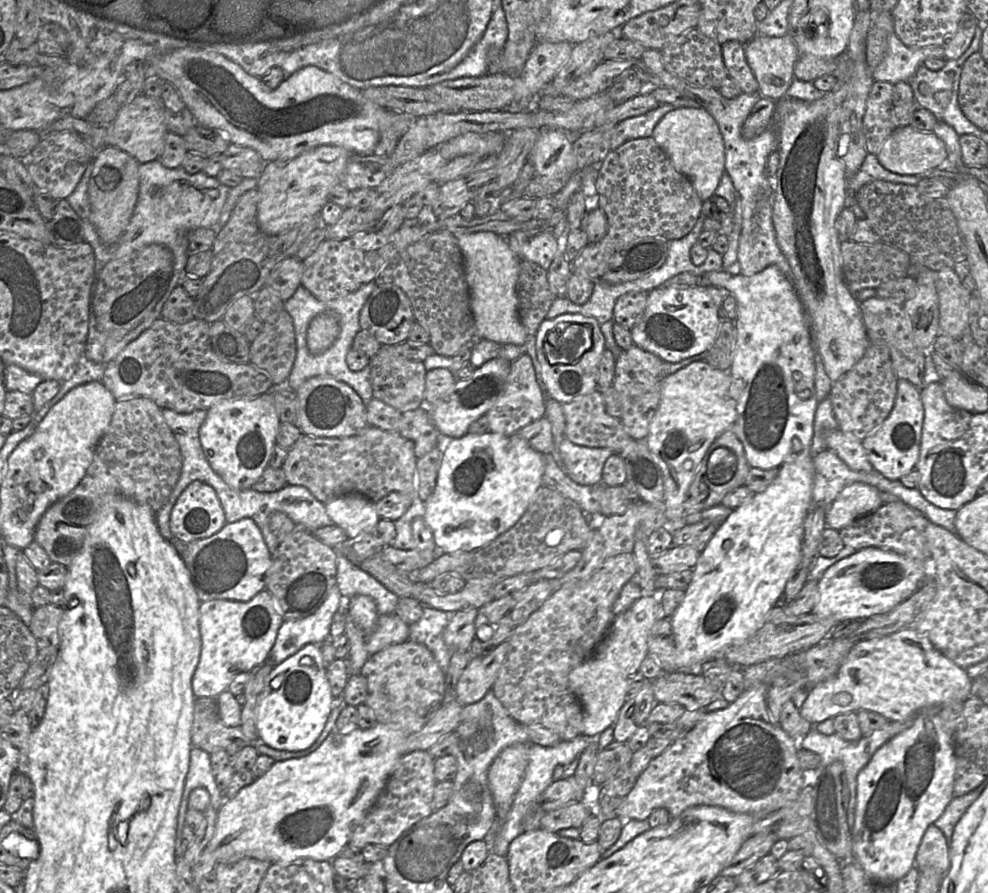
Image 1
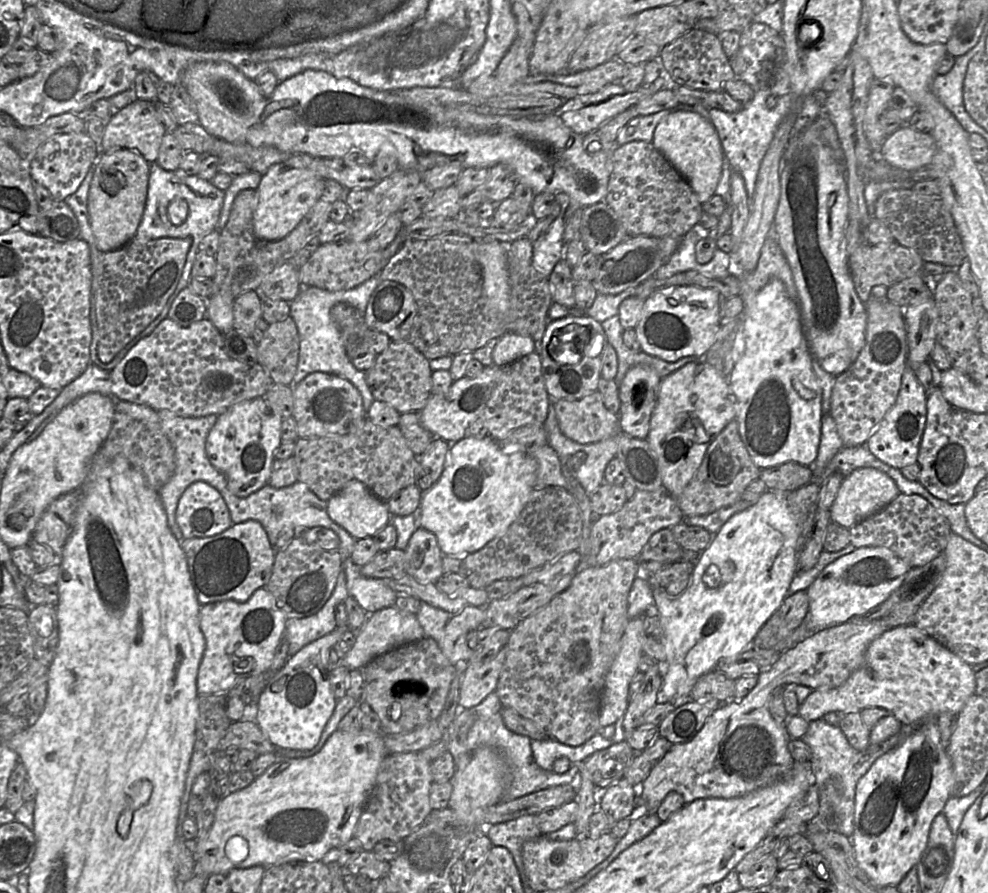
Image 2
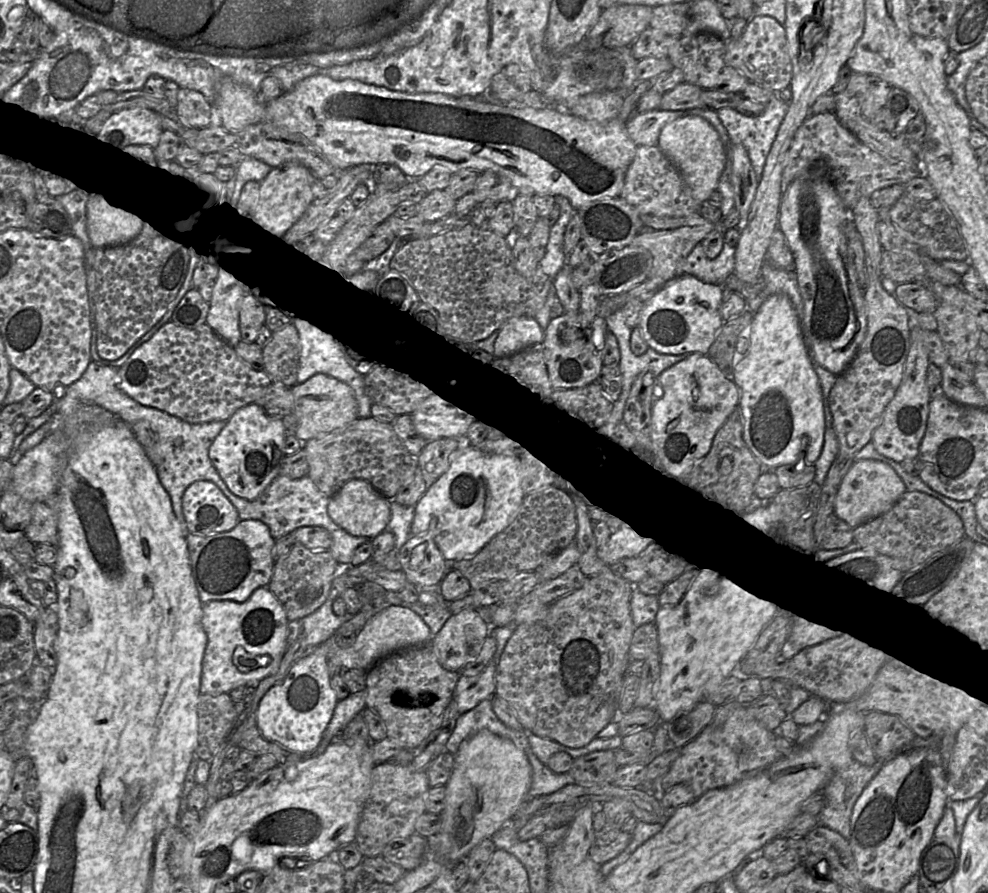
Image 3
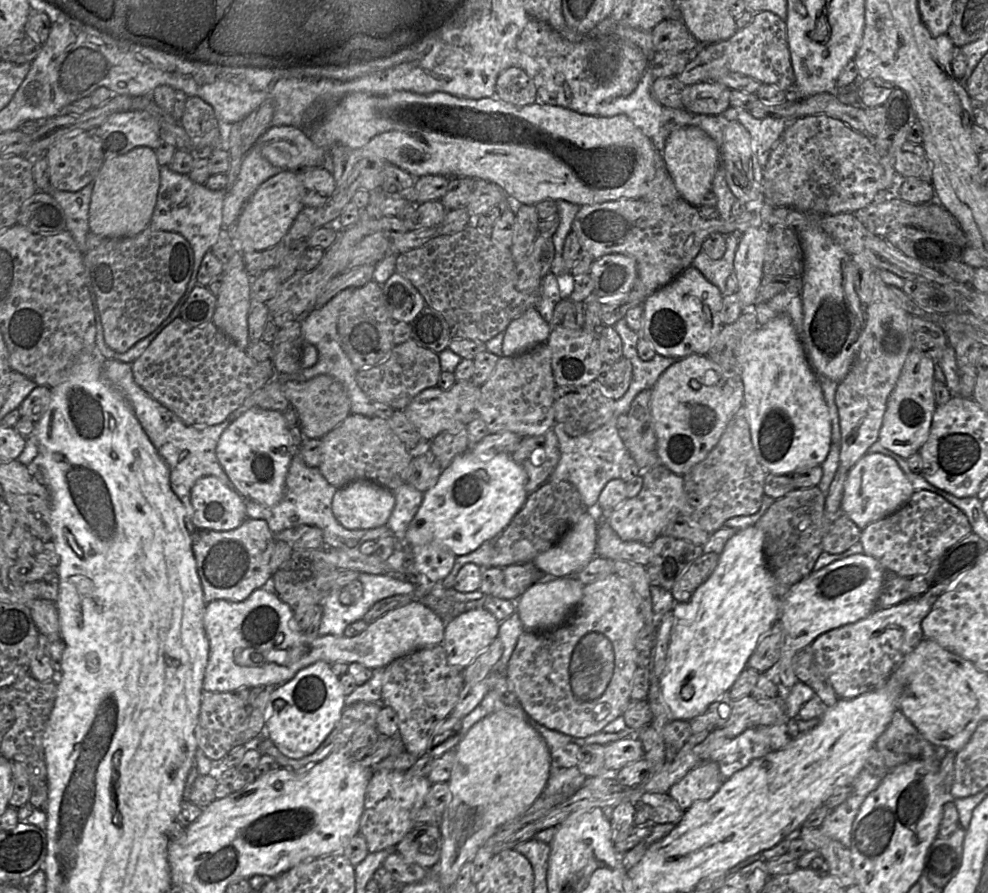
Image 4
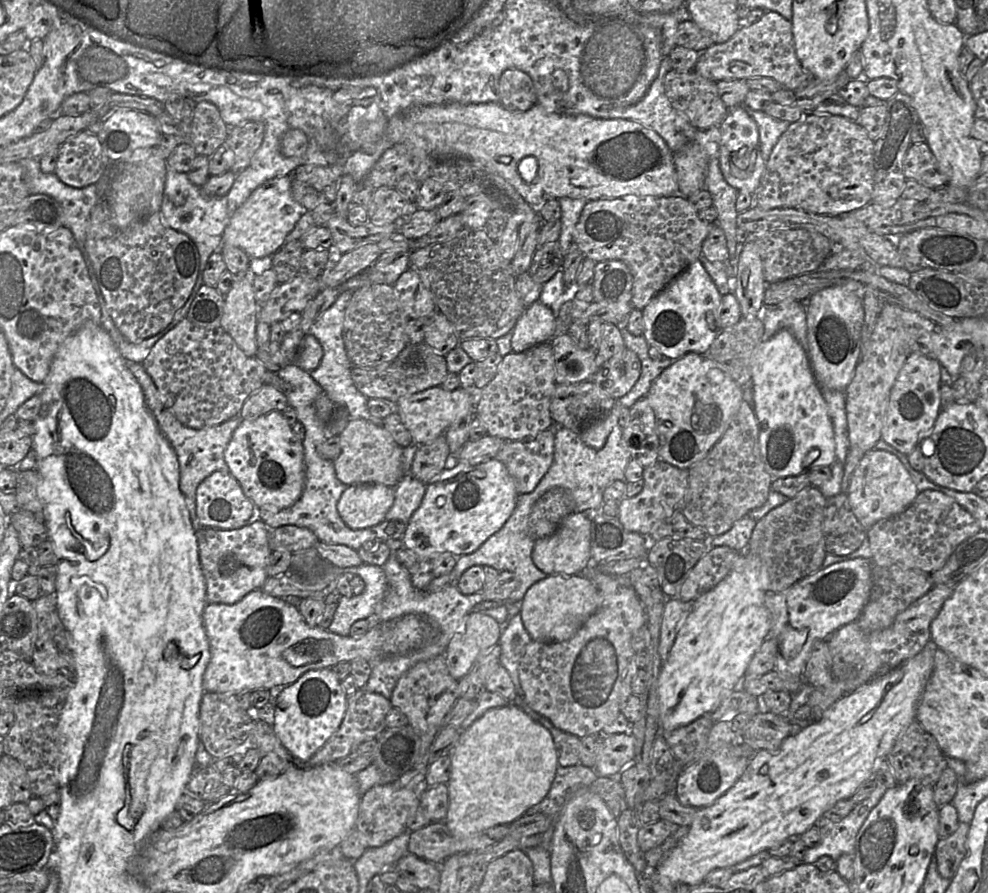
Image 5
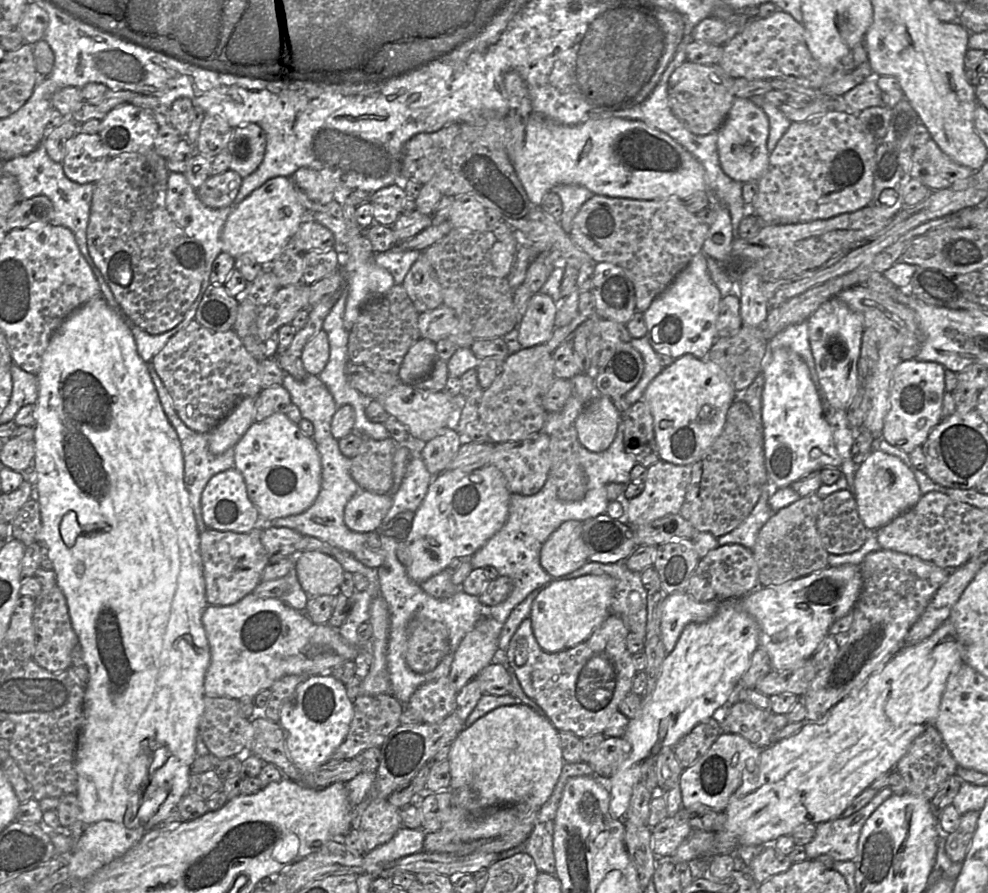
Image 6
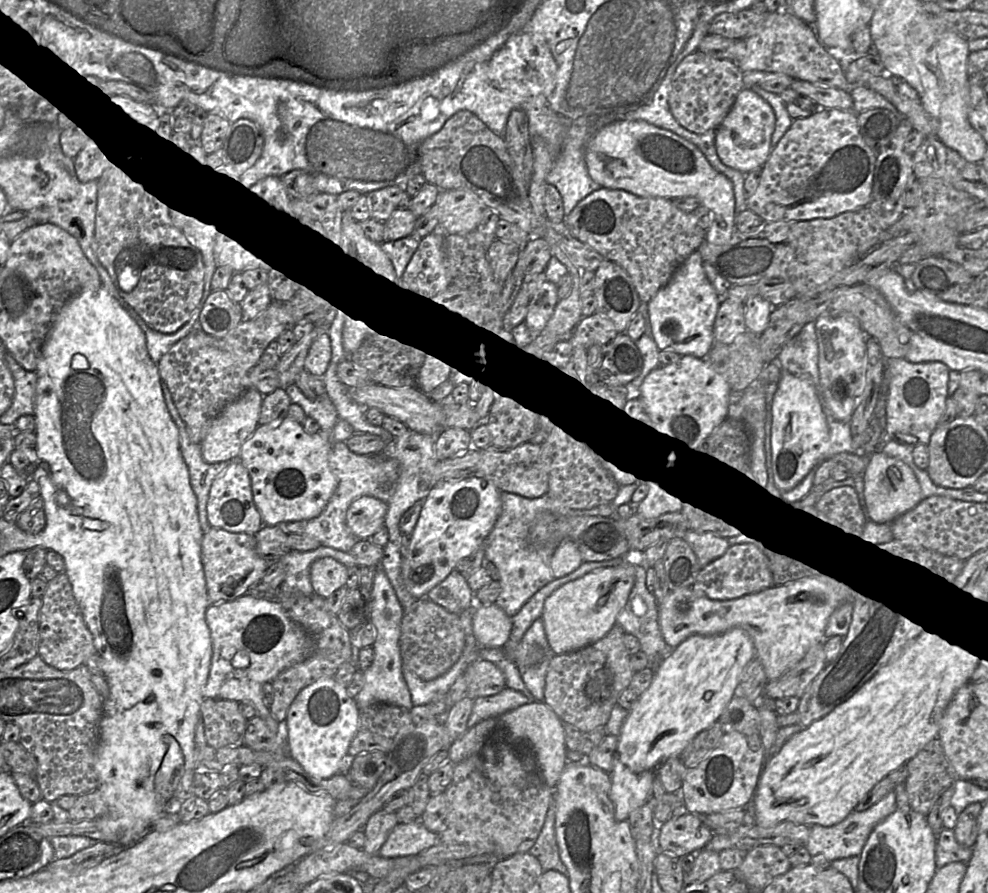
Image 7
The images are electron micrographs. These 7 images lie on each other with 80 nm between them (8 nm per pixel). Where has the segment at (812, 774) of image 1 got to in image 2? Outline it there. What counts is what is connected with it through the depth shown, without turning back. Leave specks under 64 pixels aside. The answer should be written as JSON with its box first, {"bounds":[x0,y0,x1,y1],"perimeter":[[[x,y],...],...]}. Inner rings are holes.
{"bounds":[802,712,916,838],"perimeter":[[[830,712],[820,720],[809,722],[808,730],[802,737],[802,740],[812,751],[810,764],[813,773],[813,783],[818,787],[818,790],[826,780],[832,777],[837,777],[838,782],[841,783],[843,796],[843,822],[840,828],[840,833],[851,838],[854,829],[855,795],[858,781],[866,774],[877,758],[899,746],[907,736],[916,730],[916,728],[903,725],[898,734],[882,743],[870,744],[865,751],[861,752],[850,745],[845,735],[838,727],[839,716],[840,713],[838,712]]]}

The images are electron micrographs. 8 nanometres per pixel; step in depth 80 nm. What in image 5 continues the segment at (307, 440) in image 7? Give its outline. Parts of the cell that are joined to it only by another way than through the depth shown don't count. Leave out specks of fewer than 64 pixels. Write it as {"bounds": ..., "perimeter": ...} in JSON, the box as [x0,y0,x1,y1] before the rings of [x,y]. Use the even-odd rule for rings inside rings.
{"bounds":[224,411,304,512],"perimeter":[[[271,411],[256,419],[243,419],[233,432],[224,452],[229,473],[238,481],[245,496],[258,509],[277,512],[295,504],[304,487],[303,440],[293,432],[280,411]]]}

